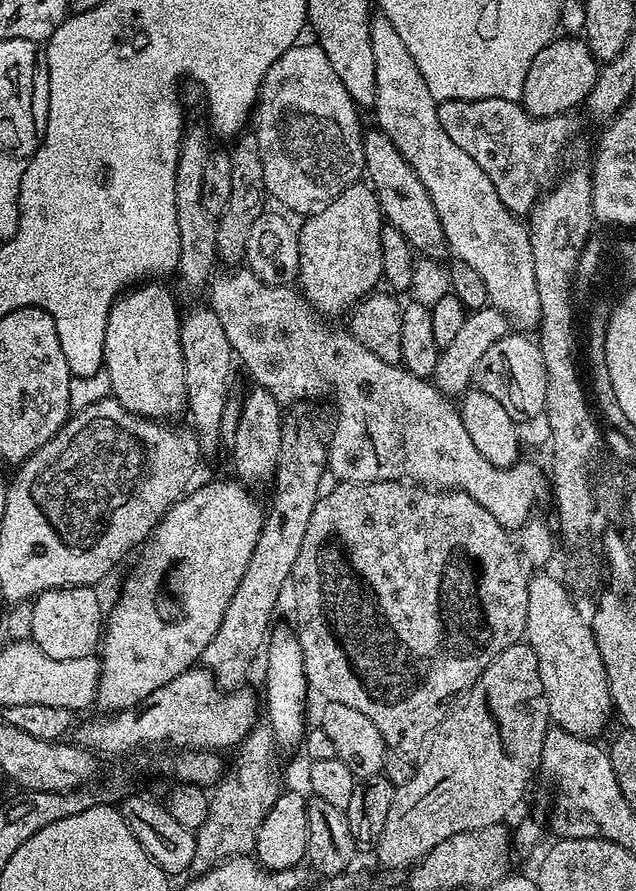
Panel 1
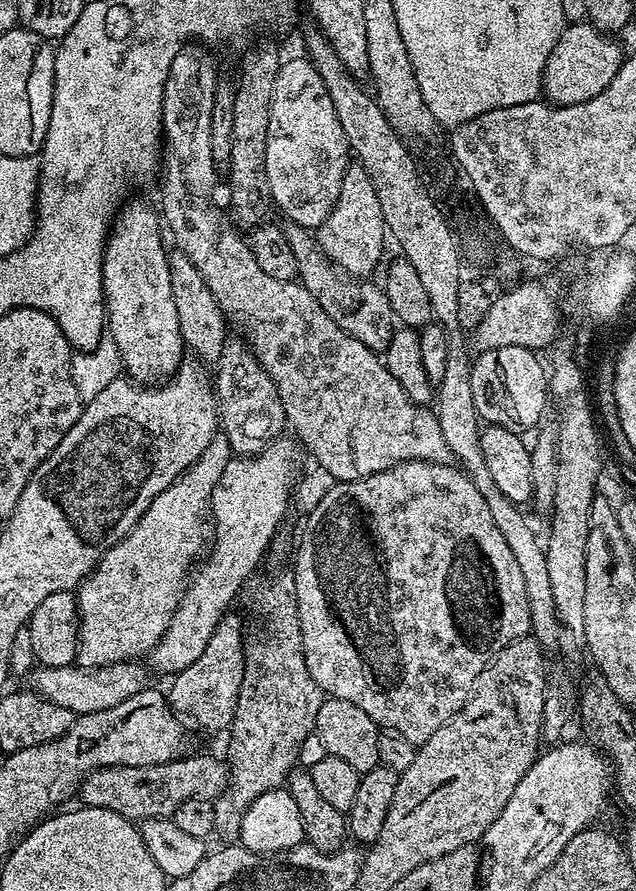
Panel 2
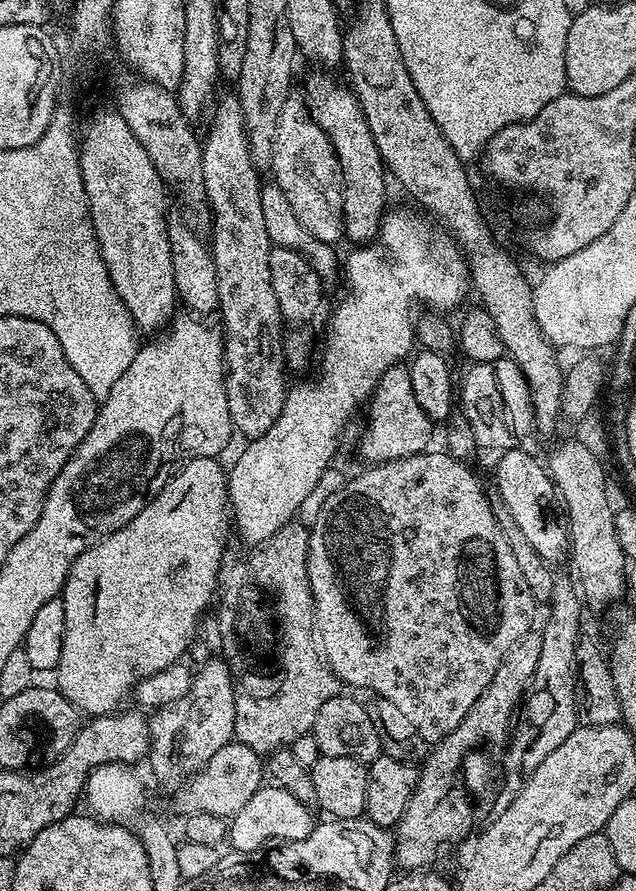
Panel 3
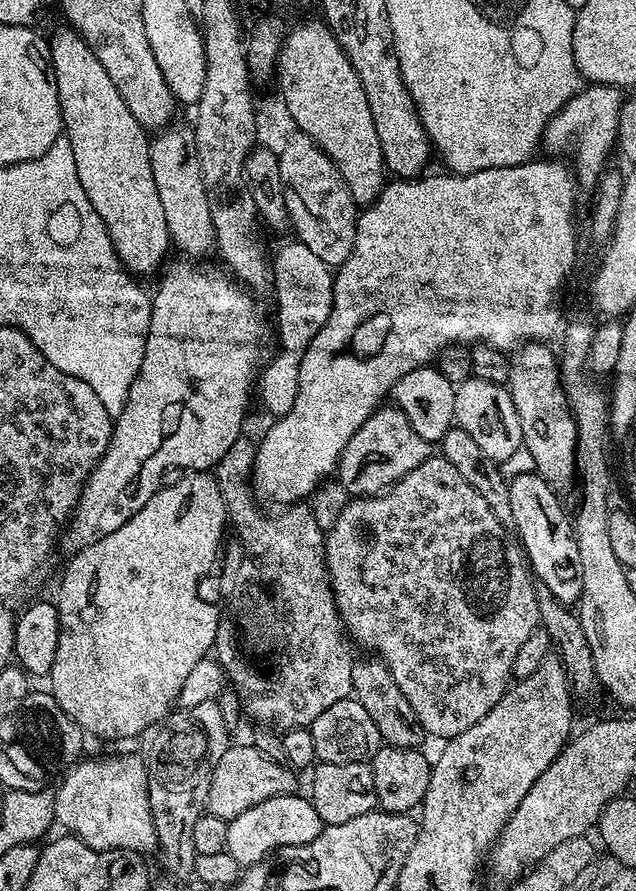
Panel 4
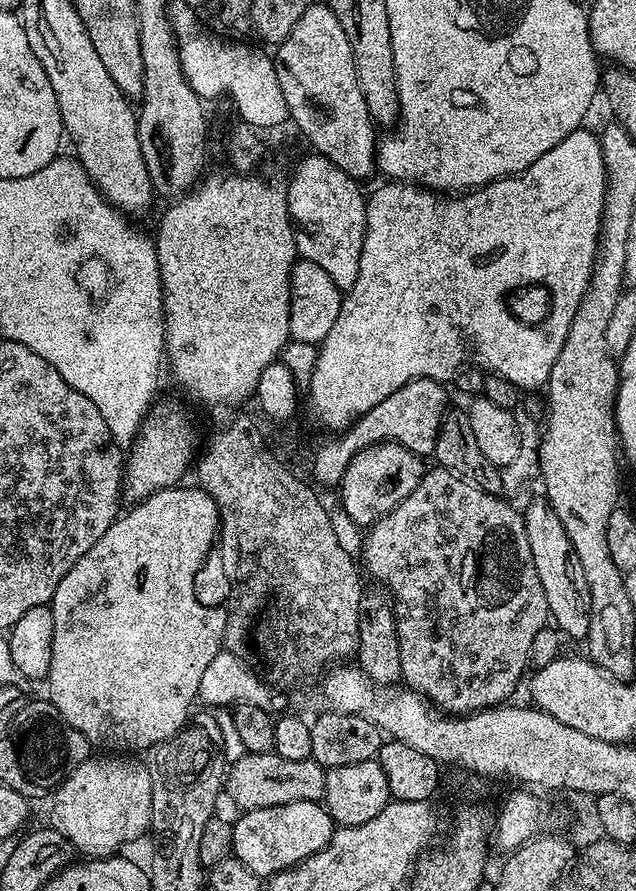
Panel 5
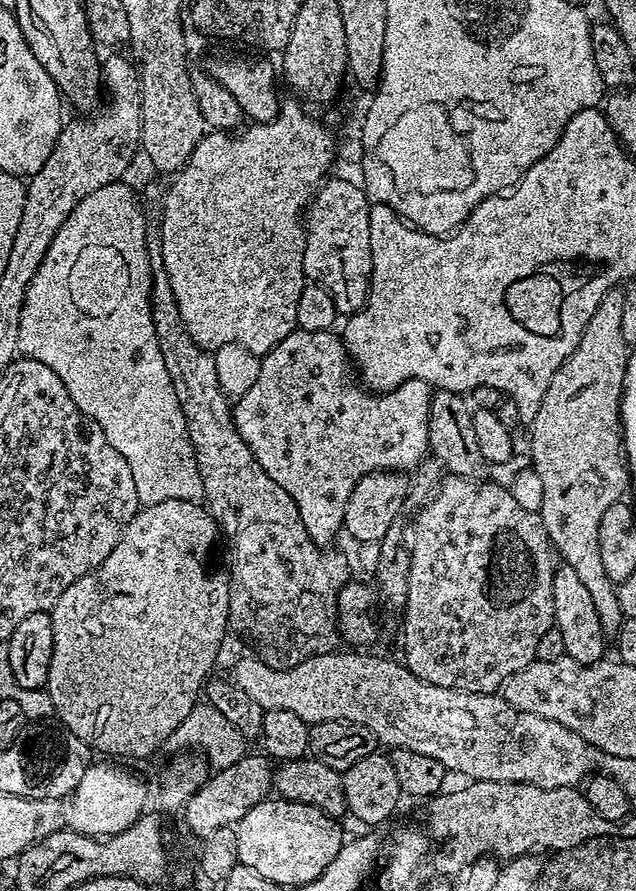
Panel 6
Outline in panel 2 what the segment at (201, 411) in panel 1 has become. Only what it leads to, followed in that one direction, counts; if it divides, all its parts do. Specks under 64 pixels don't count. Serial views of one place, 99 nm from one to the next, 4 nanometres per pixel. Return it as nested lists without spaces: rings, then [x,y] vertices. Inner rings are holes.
[[[173,251],[168,257],[168,265],[174,306],[178,309],[178,330],[182,330],[185,349],[191,355],[193,352],[197,361],[208,366],[215,365],[216,359],[222,354],[222,346],[230,339],[230,325],[225,320],[214,294],[210,292],[210,286],[206,286],[206,278],[202,278],[198,266],[194,266],[194,262],[190,262],[184,252]]]

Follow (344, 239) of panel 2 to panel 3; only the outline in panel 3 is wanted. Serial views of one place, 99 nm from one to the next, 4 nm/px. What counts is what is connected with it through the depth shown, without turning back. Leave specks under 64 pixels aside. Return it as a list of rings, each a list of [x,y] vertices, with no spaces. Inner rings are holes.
[[[316,70],[313,76],[305,78],[302,96],[312,120],[322,126],[330,138],[340,169],[344,172],[344,235],[349,241],[356,240],[352,242],[367,242],[374,239],[385,218],[384,203],[388,200],[389,181],[384,160],[378,154],[374,134],[370,134],[370,126],[362,114],[355,92],[347,83],[339,84],[332,76],[335,75]]]

